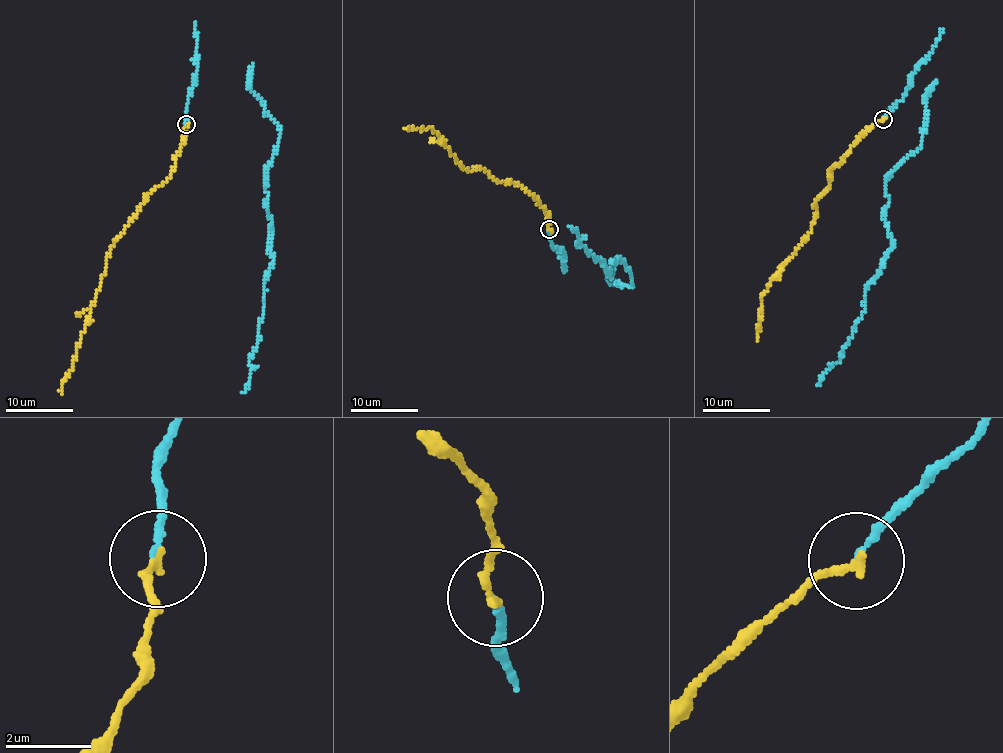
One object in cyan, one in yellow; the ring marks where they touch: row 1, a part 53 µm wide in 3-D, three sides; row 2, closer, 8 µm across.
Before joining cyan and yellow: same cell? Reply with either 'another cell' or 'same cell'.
same cell

